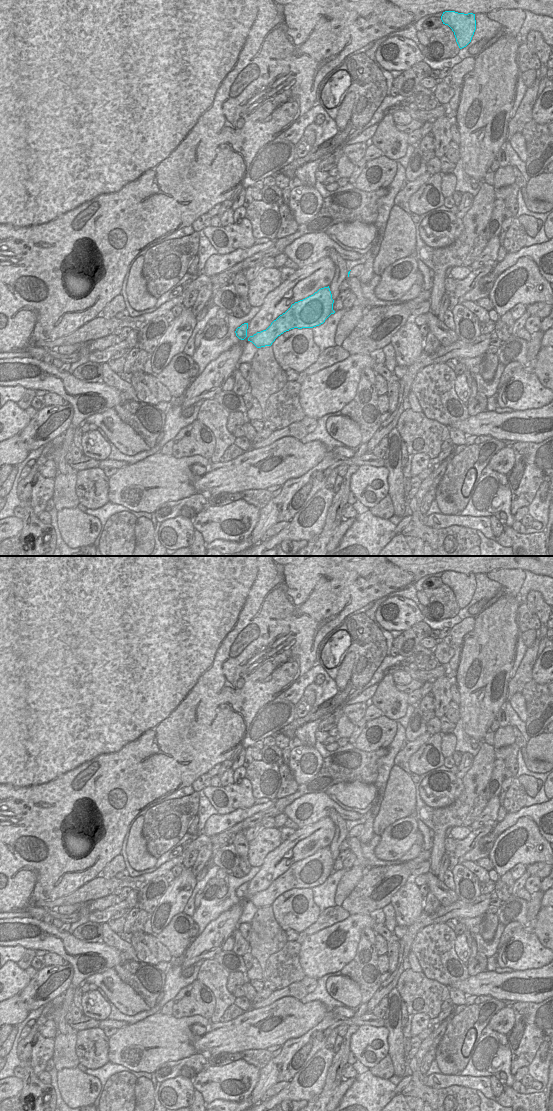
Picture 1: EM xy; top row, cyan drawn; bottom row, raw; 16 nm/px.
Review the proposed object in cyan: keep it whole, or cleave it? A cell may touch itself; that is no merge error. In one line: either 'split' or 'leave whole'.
leave whole

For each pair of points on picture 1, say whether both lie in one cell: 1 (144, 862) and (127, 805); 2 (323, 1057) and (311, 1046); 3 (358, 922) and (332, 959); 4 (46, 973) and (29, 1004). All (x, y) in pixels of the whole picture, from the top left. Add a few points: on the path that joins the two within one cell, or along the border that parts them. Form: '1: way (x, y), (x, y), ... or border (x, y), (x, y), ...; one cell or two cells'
1: border (147, 805), (136, 816), (133, 824); two cells
2: border (330, 1031), (324, 1045), (301, 1068); two cells
3: way (350, 931), (346, 941), (338, 950); one cell
4: way (41, 981), (32, 996); one cell

